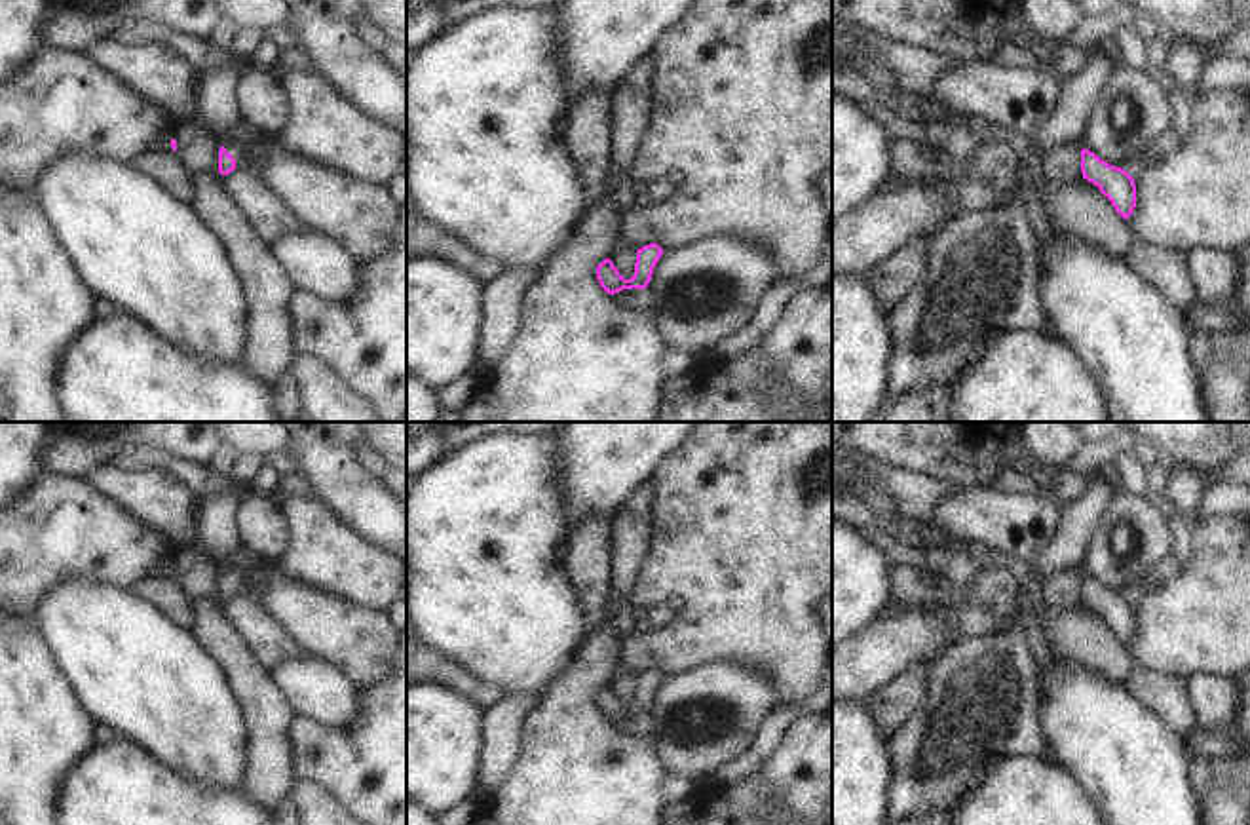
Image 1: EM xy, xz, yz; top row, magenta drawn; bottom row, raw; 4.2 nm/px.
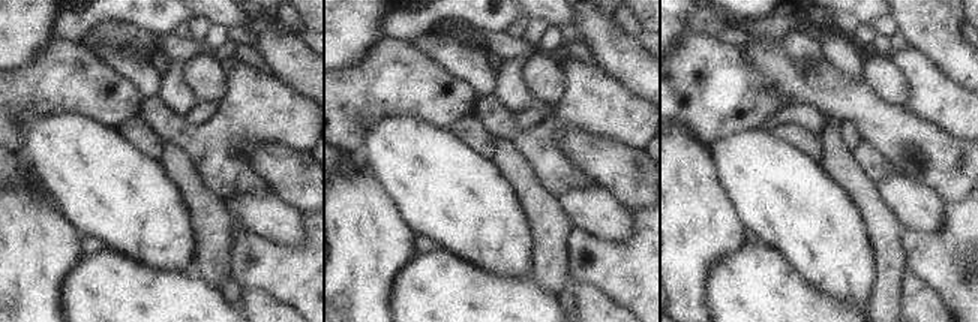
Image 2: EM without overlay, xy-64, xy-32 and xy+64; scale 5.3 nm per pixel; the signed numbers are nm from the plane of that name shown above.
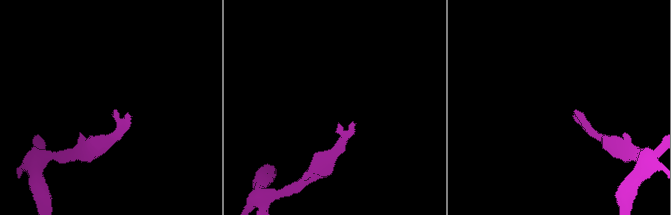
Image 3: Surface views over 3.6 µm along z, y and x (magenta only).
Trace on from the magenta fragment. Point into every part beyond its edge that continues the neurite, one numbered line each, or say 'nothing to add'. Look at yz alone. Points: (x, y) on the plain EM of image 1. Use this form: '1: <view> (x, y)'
nothing to add.

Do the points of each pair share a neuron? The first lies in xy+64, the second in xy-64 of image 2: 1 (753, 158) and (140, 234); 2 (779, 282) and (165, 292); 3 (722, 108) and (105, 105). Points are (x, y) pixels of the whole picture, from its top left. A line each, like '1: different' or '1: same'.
1: same
2: same
3: same

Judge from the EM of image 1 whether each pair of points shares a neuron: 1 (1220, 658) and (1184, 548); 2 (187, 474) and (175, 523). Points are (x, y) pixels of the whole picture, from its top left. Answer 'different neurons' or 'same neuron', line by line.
1: different neurons
2: different neurons

